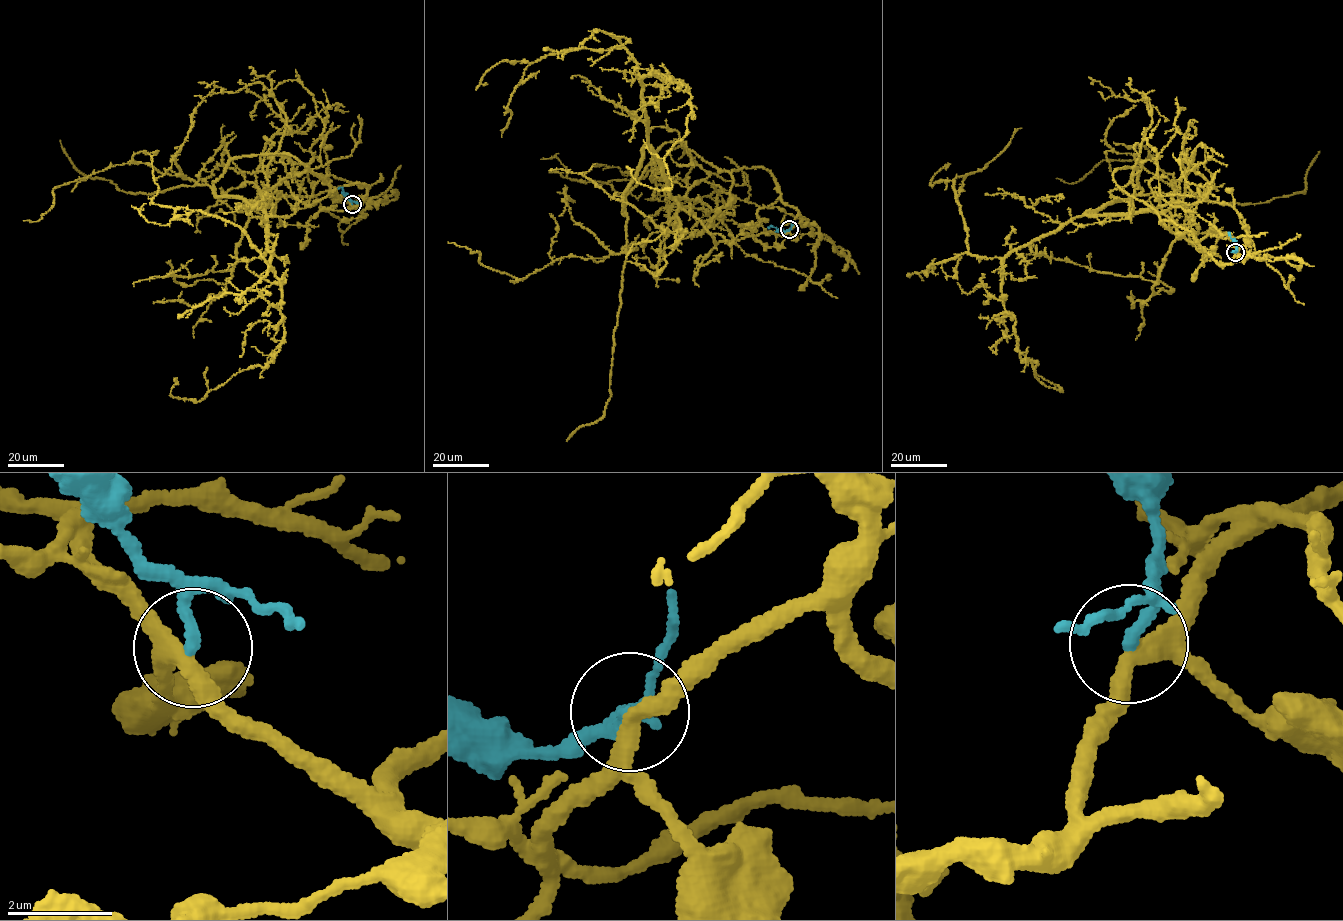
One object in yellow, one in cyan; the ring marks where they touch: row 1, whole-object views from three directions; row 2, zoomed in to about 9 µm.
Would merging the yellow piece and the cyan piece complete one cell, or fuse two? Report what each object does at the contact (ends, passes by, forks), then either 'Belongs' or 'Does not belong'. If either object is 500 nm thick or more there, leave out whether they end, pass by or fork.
At the ring yellow passes by. At the ring cyan ends. Does not belong

